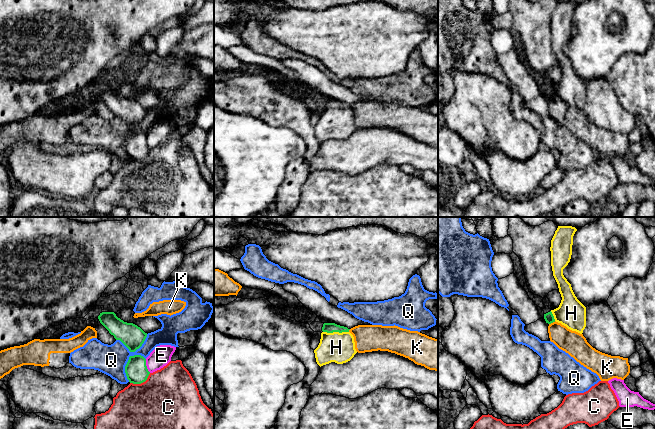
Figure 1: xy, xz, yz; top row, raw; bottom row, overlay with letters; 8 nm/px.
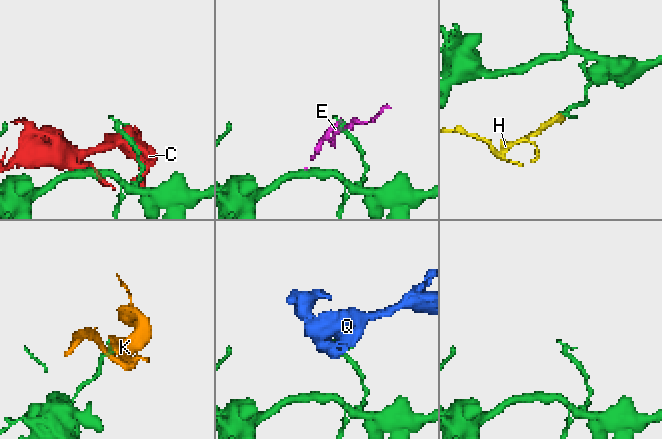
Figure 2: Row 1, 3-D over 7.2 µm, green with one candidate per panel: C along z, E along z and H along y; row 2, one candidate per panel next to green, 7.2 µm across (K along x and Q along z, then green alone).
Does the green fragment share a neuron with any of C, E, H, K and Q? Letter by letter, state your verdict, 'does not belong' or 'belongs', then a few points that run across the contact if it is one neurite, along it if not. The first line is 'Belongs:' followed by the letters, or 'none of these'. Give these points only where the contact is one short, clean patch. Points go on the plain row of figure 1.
Belongs: H
C: does not belong
E: does not belong
H: belongs; line xz (327, 103), (331, 107), (336, 107), (336, 123)
K: does not belong
Q: does not belong

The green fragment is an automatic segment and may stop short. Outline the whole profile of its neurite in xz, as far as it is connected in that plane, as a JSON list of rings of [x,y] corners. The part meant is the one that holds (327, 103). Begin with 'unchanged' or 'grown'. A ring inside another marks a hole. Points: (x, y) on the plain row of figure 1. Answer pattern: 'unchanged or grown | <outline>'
grown | [[[324,99],[321,115],[314,126],[317,140],[323,141],[335,138],[343,140],[350,137],[357,129],[353,111],[350,105],[335,99]]]

